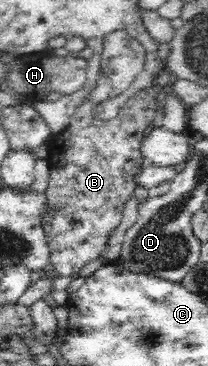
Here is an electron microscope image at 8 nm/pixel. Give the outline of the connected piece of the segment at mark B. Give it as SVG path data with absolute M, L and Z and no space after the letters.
M140 90L120 110L116 118L108 121L97 121L93 117L92 106L75 106L72 124L60 132L52 135L48 142L50 154L48 164L50 165L50 178L48 178L48 190L45 194L52 206L56 207L56 214L52 217L45 215L45 227L51 244L51 260L54 276L43 277L32 283L18 299L18 304L32 306L34 302L43 300L44 296L50 294L53 288L53 279L56 276L71 276L79 273L86 264L97 258L102 258L107 245L112 239L112 234L123 222L123 210L128 197L133 196L136 188L136 174L145 166L140 152L146 127L154 120L157 111L155 96L150 90Z

